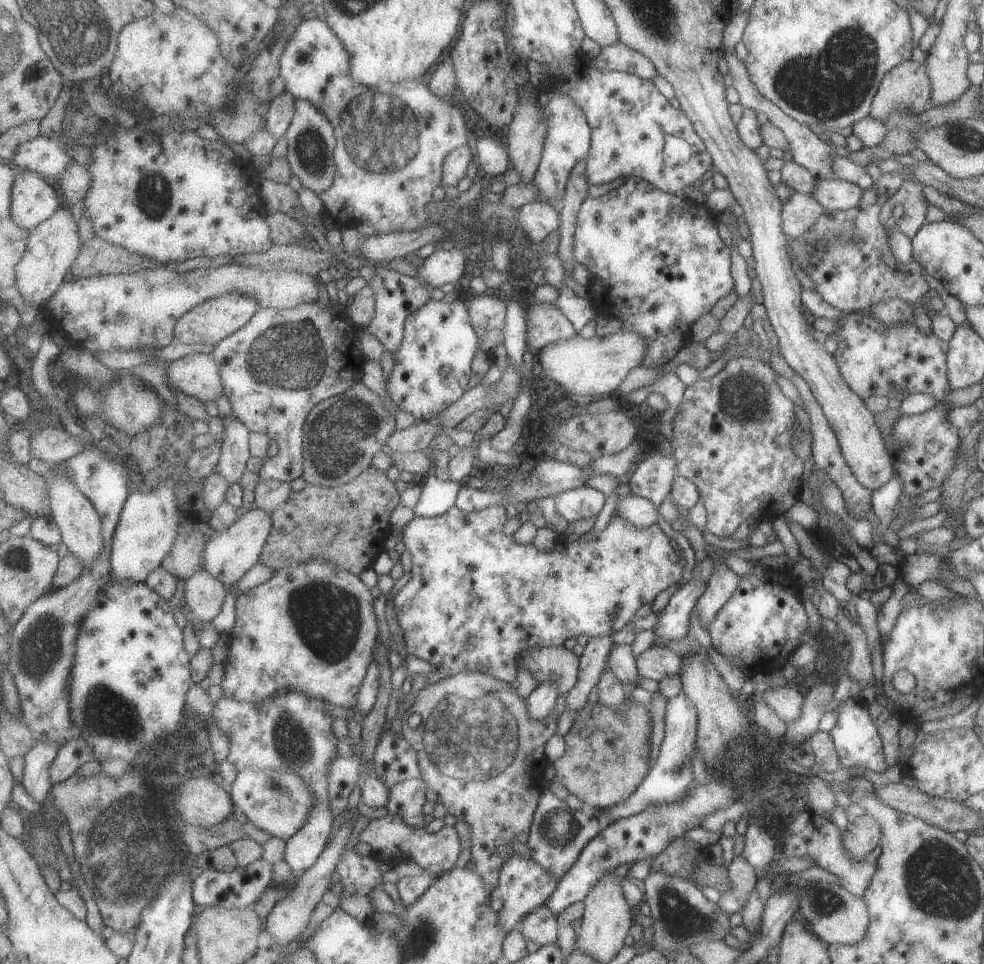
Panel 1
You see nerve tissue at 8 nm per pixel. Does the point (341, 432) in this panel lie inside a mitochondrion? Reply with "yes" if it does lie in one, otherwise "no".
yes

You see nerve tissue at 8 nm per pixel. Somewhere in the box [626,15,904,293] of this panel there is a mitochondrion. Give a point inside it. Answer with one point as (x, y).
(832, 83)

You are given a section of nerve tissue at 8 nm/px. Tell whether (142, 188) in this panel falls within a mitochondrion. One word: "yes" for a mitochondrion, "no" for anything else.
yes

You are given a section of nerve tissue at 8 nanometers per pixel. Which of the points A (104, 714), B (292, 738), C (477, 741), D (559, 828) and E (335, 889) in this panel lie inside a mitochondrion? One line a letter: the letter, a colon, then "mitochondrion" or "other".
A: mitochondrion
B: mitochondrion
C: mitochondrion
D: mitochondrion
E: other

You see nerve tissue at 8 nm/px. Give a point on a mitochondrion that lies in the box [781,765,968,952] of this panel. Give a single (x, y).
(832, 904)

